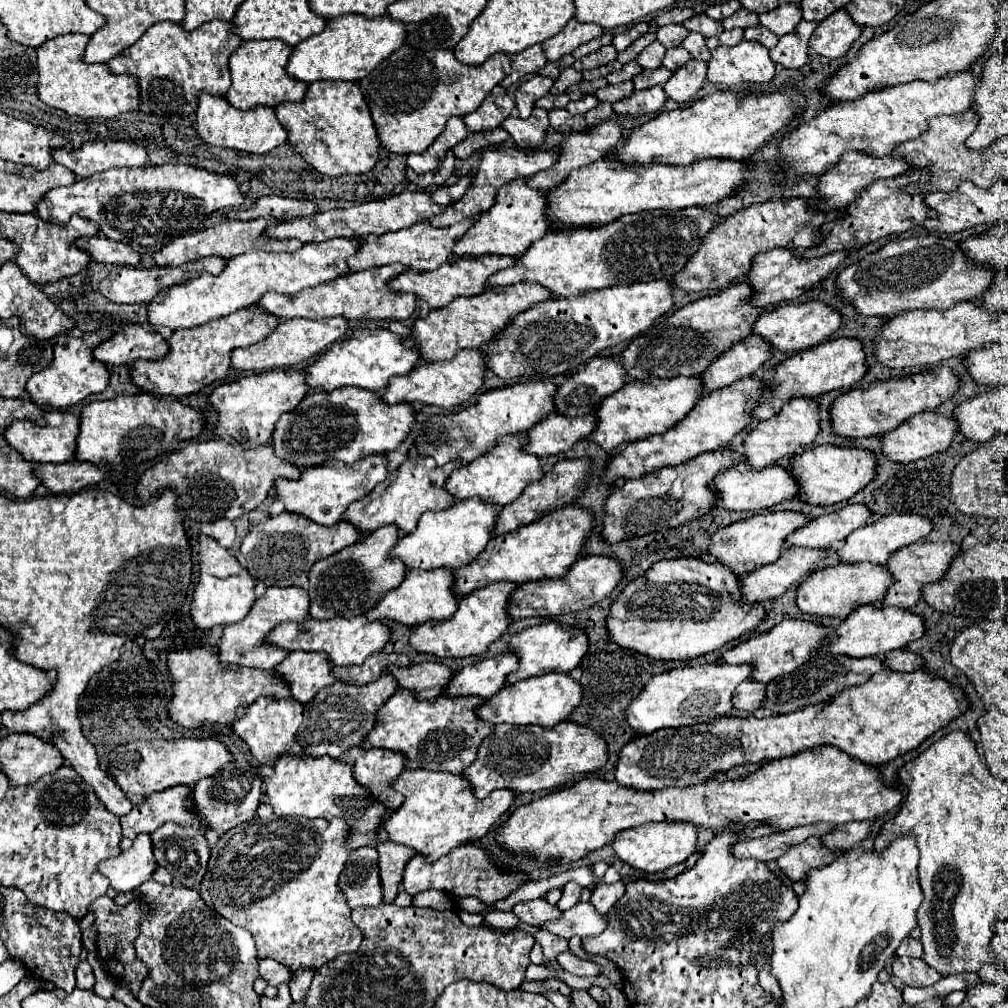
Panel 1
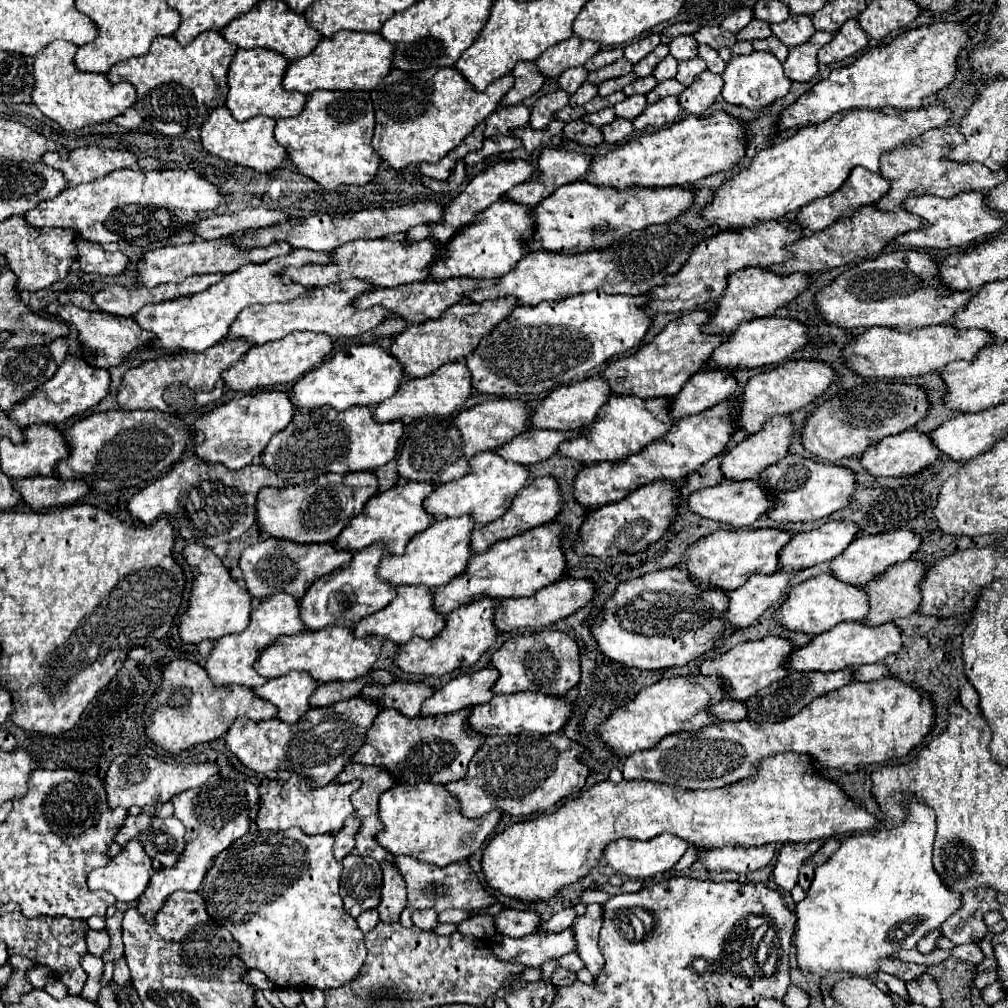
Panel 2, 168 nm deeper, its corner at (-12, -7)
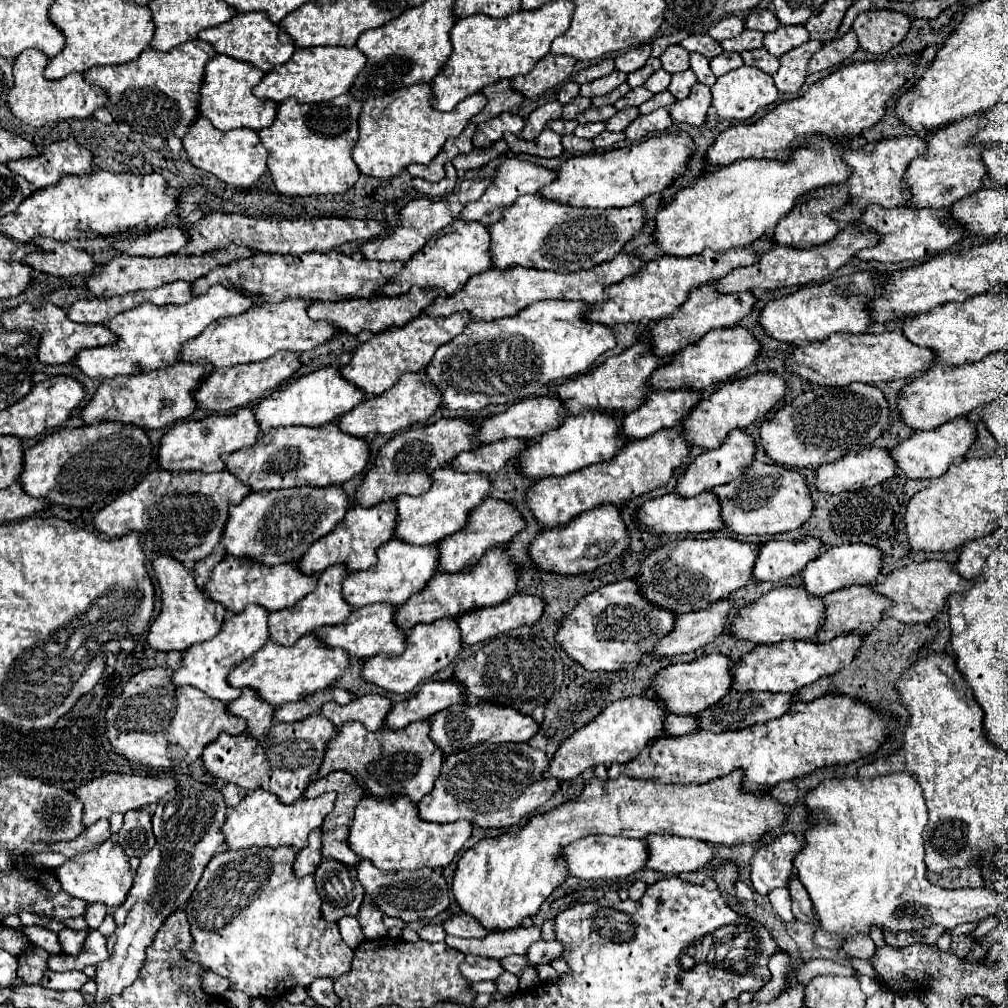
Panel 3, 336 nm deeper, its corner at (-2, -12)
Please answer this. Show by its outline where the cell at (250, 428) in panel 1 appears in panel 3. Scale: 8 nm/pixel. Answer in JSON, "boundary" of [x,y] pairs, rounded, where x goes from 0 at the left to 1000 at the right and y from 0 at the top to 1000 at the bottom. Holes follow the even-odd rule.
{"boundary":[[[248,404],[234,406],[226,412],[206,412],[196,418],[181,418],[167,426],[167,430],[161,434],[157,459],[165,467],[202,467],[212,469],[220,467],[220,451],[234,449],[238,445],[246,445],[248,441],[254,441],[258,424],[254,422],[252,408]]]}

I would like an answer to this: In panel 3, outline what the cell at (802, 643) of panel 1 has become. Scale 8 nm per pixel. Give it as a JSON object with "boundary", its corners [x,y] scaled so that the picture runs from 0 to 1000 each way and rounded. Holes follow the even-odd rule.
{"boundary":[[[698,650],[694,654],[688,654],[685,658],[671,658],[661,664],[657,664],[645,684],[659,695],[663,707],[671,709],[690,709],[706,699],[710,699],[718,689],[726,684],[726,660],[734,658],[732,654],[720,652],[720,650]]]}

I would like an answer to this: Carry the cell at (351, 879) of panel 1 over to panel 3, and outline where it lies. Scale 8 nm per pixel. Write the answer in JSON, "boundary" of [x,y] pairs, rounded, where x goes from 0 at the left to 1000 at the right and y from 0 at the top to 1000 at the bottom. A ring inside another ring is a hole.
{"boundary":[[[323,852],[312,866],[315,886],[321,894],[321,912],[337,914],[343,908],[355,908],[361,894],[361,880],[353,870],[351,858]]]}

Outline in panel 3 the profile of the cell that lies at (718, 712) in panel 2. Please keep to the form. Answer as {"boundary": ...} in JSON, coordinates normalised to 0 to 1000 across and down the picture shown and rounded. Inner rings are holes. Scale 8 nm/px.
{"boundary":[[[663,709],[661,711],[661,729],[681,729],[690,723],[690,709]]]}

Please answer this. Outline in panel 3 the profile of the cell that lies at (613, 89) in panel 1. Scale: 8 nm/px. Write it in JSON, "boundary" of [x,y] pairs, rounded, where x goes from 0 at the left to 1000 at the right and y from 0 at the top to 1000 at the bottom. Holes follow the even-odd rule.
{"boundary":[[[633,106],[617,108],[617,110],[613,110],[609,116],[605,116],[605,118],[601,120],[601,128],[603,128],[603,130],[619,130],[619,128],[623,126],[623,122],[629,120],[633,114],[635,114]]]}

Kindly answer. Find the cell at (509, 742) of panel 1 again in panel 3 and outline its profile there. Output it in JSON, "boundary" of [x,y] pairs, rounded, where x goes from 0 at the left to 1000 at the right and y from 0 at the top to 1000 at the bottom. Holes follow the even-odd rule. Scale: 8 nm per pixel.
{"boundary":[[[522,737],[470,739],[440,753],[431,783],[415,795],[417,811],[429,816],[450,816],[462,813],[476,820],[508,820],[518,811],[540,799],[556,783],[554,773],[540,771],[544,763],[546,755],[542,747]]]}

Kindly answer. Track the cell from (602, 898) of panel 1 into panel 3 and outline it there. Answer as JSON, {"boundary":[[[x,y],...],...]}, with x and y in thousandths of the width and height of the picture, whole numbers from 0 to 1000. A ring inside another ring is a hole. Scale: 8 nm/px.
{"boundary":[[[536,932],[524,941],[524,951],[532,957],[548,955],[550,951],[556,951],[558,947],[560,947],[560,936],[554,932],[548,932],[548,934]]]}

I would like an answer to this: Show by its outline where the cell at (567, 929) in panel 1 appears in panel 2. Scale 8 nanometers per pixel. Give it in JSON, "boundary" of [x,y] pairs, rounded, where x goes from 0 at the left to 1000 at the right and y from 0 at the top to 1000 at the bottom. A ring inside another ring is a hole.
{"boundary":[[[563,921],[554,927],[526,927],[520,931],[492,927],[488,931],[486,940],[490,948],[494,948],[494,952],[518,956],[522,960],[532,960],[548,950],[571,944],[571,935],[567,923]]]}

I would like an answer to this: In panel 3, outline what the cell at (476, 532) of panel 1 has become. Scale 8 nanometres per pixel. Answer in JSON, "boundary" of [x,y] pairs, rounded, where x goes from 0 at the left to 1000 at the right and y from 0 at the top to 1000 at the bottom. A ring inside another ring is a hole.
{"boundary":[[[391,533],[375,545],[375,559],[371,563],[353,566],[341,576],[341,592],[351,602],[361,602],[377,596],[399,600],[409,590],[417,588],[423,578],[435,568],[435,557],[437,547],[433,541],[407,541]]]}

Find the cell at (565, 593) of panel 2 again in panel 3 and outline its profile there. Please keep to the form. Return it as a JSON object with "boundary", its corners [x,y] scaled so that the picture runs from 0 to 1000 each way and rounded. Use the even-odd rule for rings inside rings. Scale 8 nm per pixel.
{"boundary":[[[510,590],[496,600],[460,608],[454,614],[458,636],[460,640],[470,640],[518,620],[530,620],[536,616],[540,602],[542,598],[532,590]]]}

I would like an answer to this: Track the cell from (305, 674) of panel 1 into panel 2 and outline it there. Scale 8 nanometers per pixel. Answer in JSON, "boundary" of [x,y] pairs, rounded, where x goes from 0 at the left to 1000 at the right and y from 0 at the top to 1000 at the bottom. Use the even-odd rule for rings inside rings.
{"boundary":[[[286,667],[284,671],[266,675],[264,679],[252,683],[252,688],[276,702],[274,712],[284,718],[294,718],[302,706],[308,702],[306,692],[313,679],[304,667]]]}

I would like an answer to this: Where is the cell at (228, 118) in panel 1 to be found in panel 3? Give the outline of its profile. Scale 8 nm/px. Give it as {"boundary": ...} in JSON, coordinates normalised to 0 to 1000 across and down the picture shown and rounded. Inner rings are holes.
{"boundary":[[[196,116],[194,122],[188,124],[188,130],[183,134],[181,142],[192,166],[212,172],[216,178],[232,186],[248,186],[264,172],[266,150],[262,148],[262,144],[258,144],[258,136],[250,128],[240,126],[220,132],[204,116]]]}

